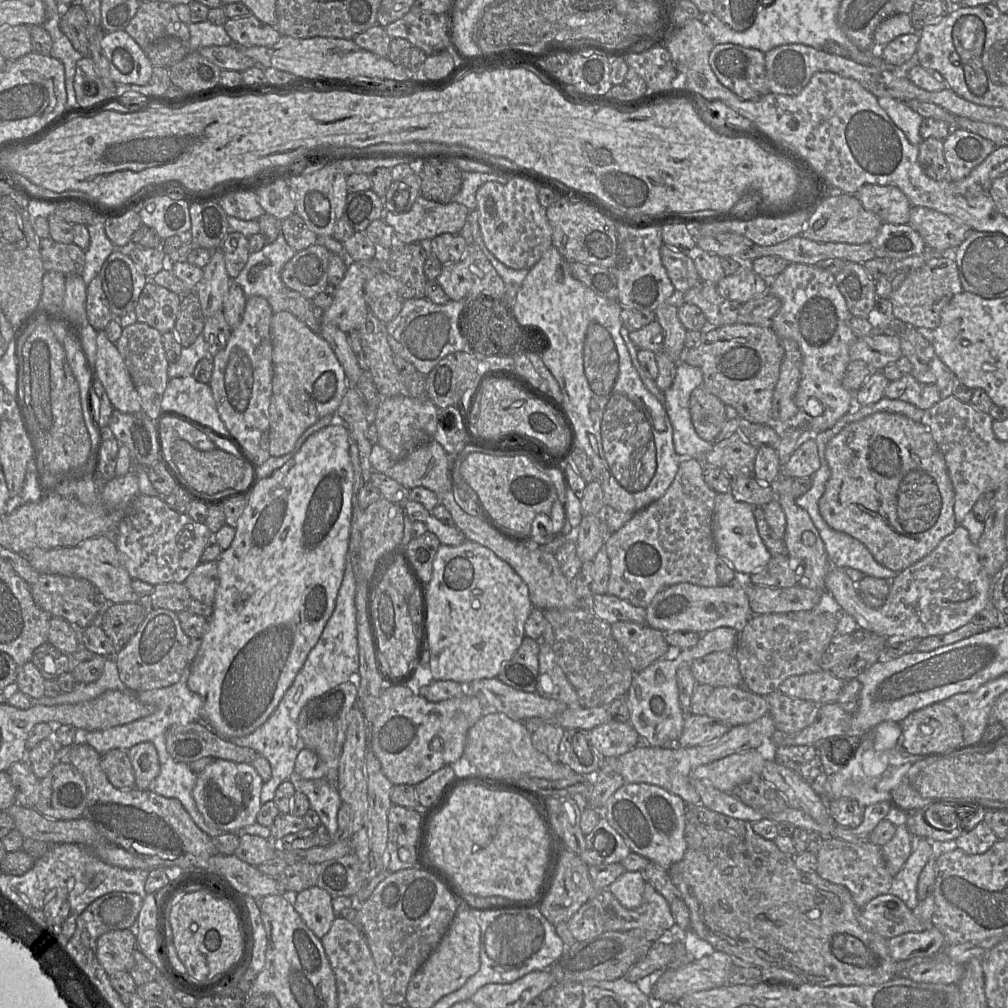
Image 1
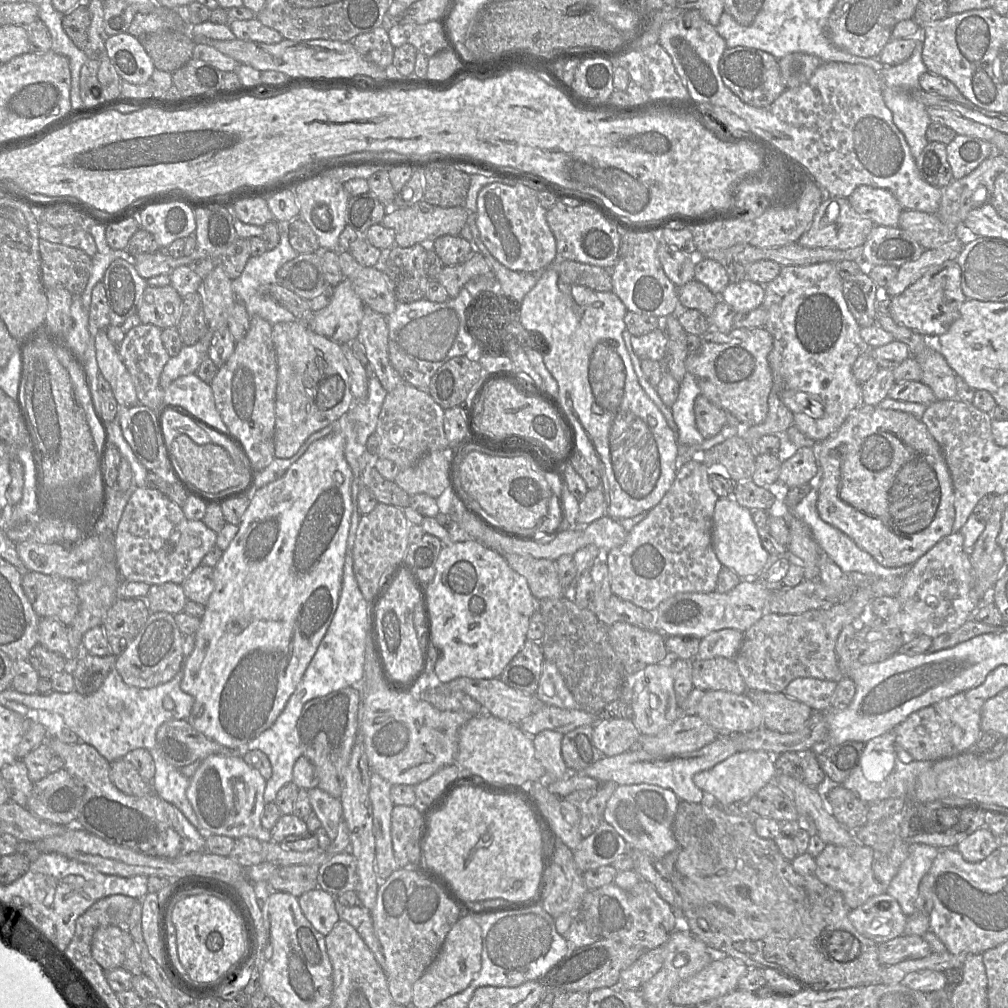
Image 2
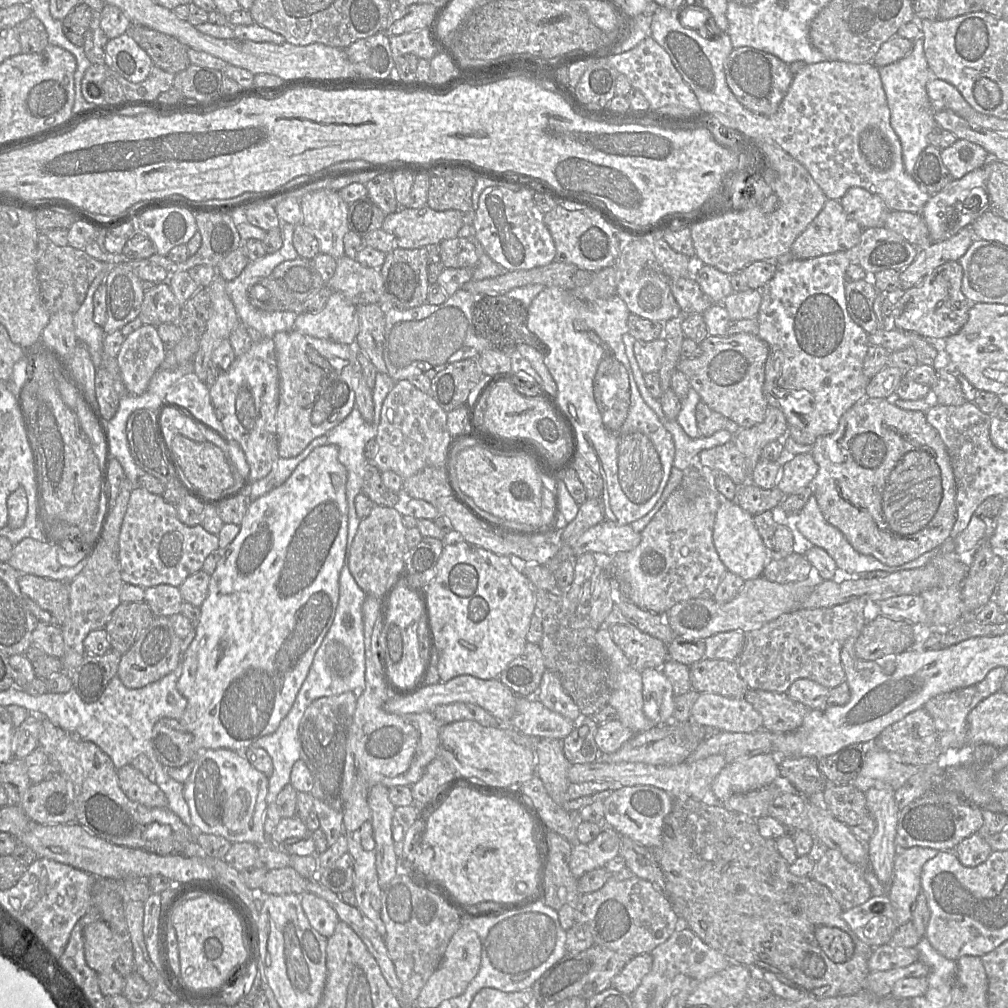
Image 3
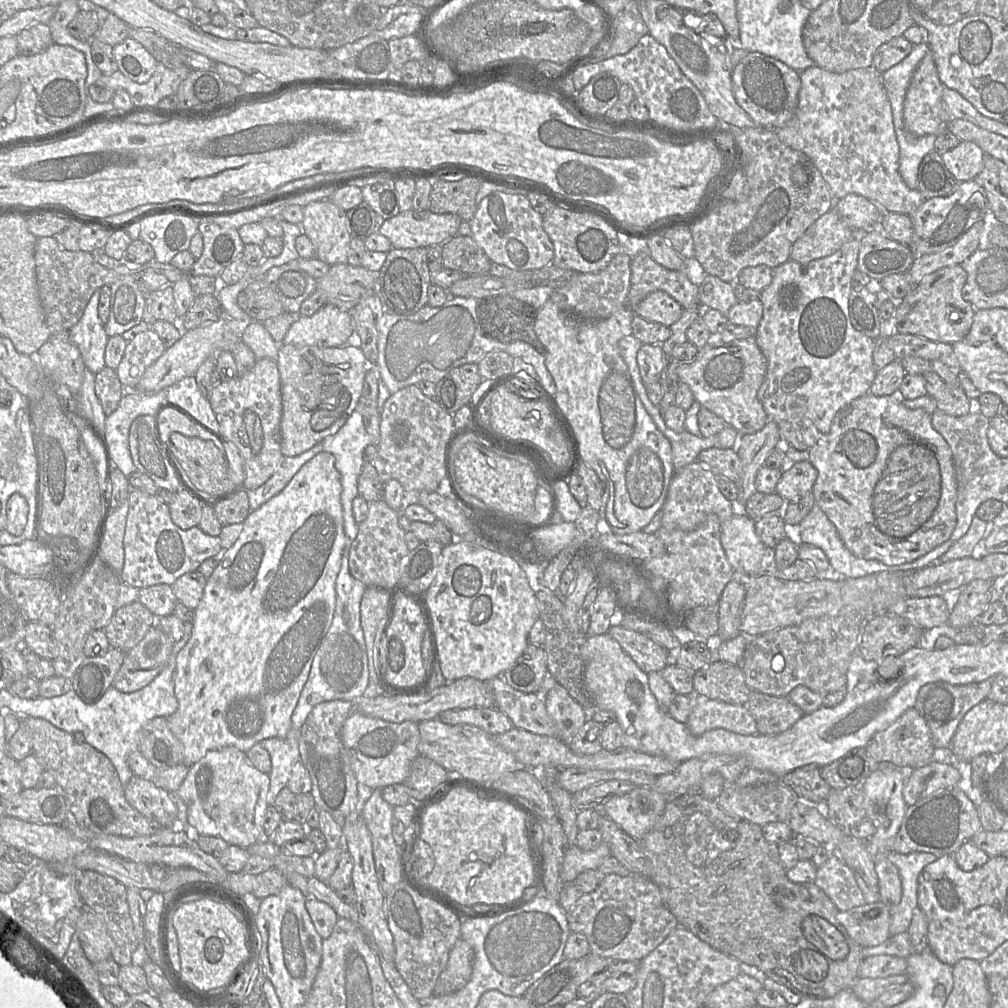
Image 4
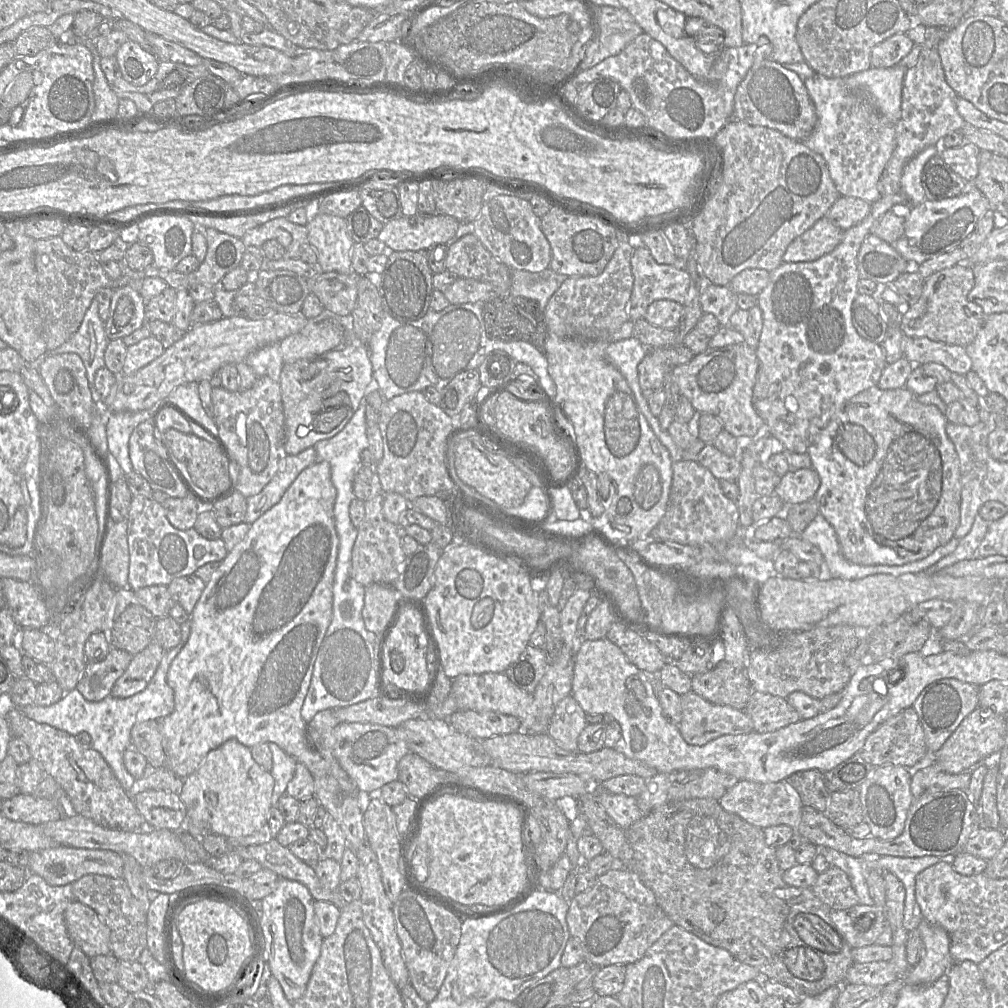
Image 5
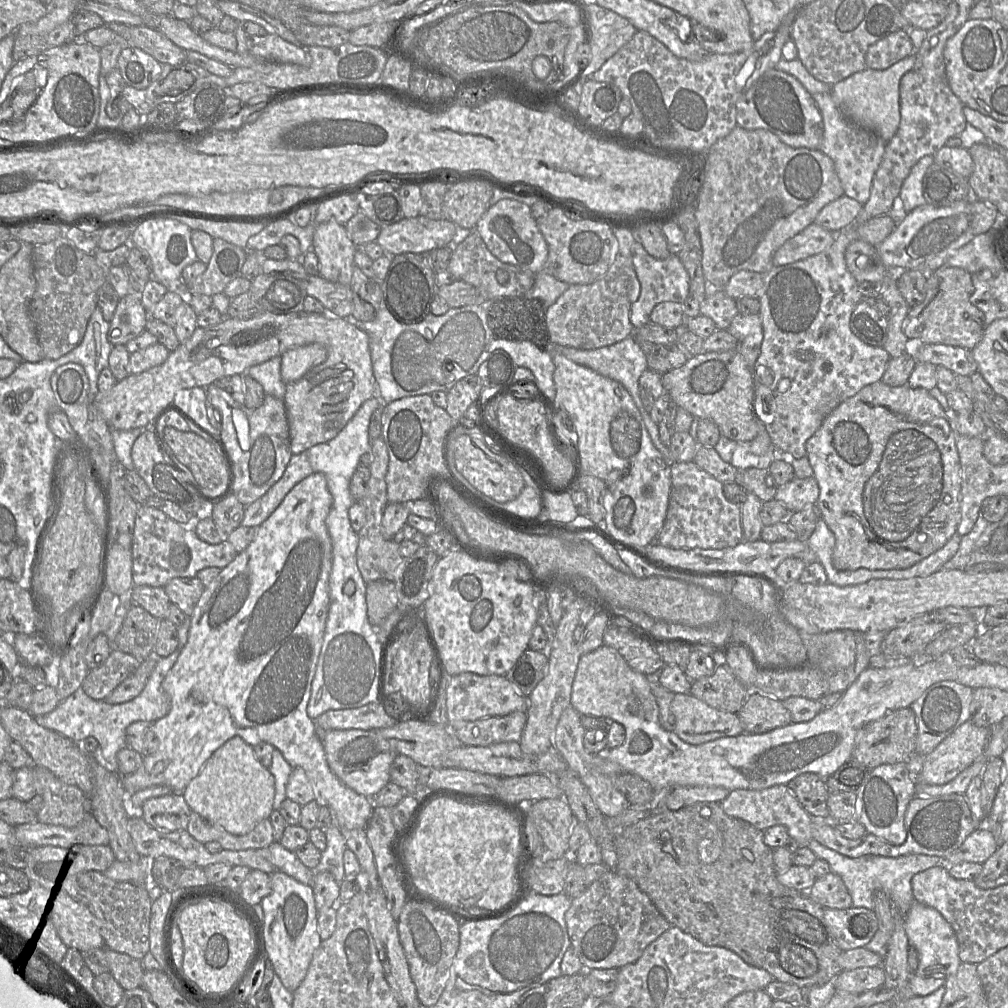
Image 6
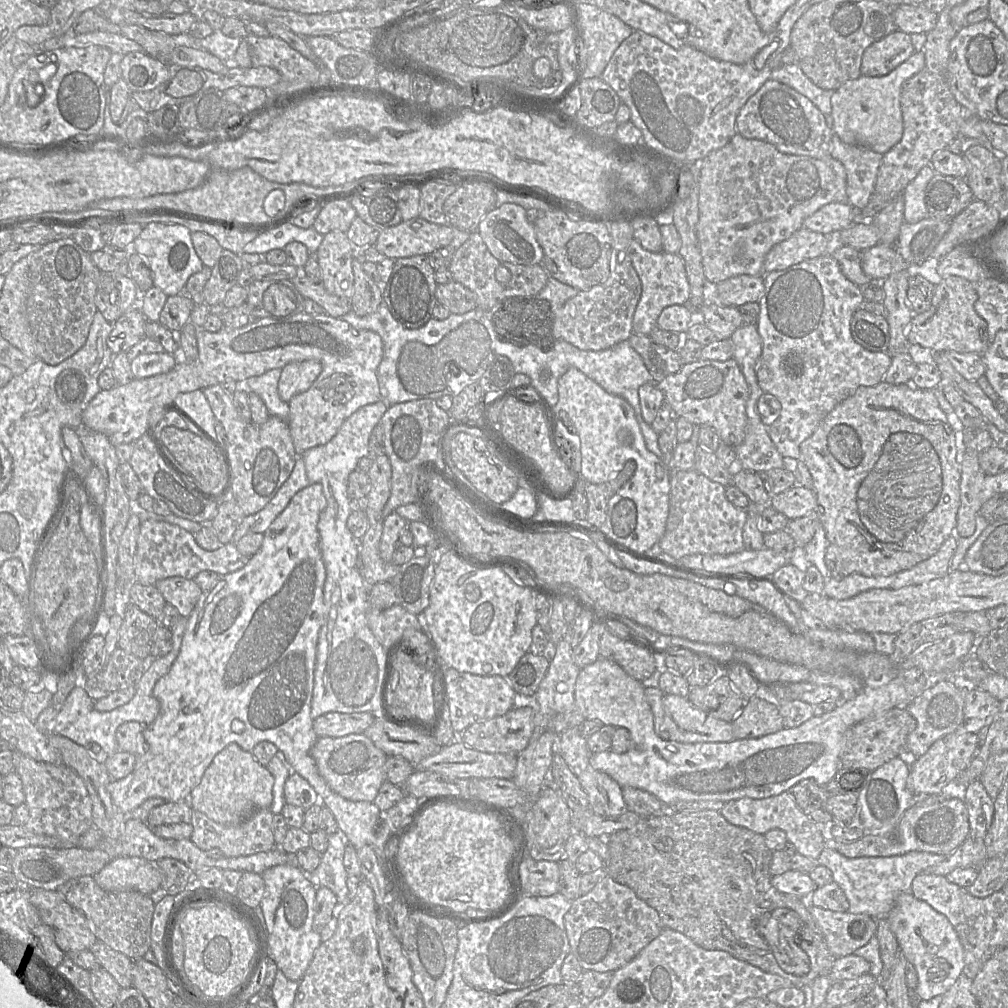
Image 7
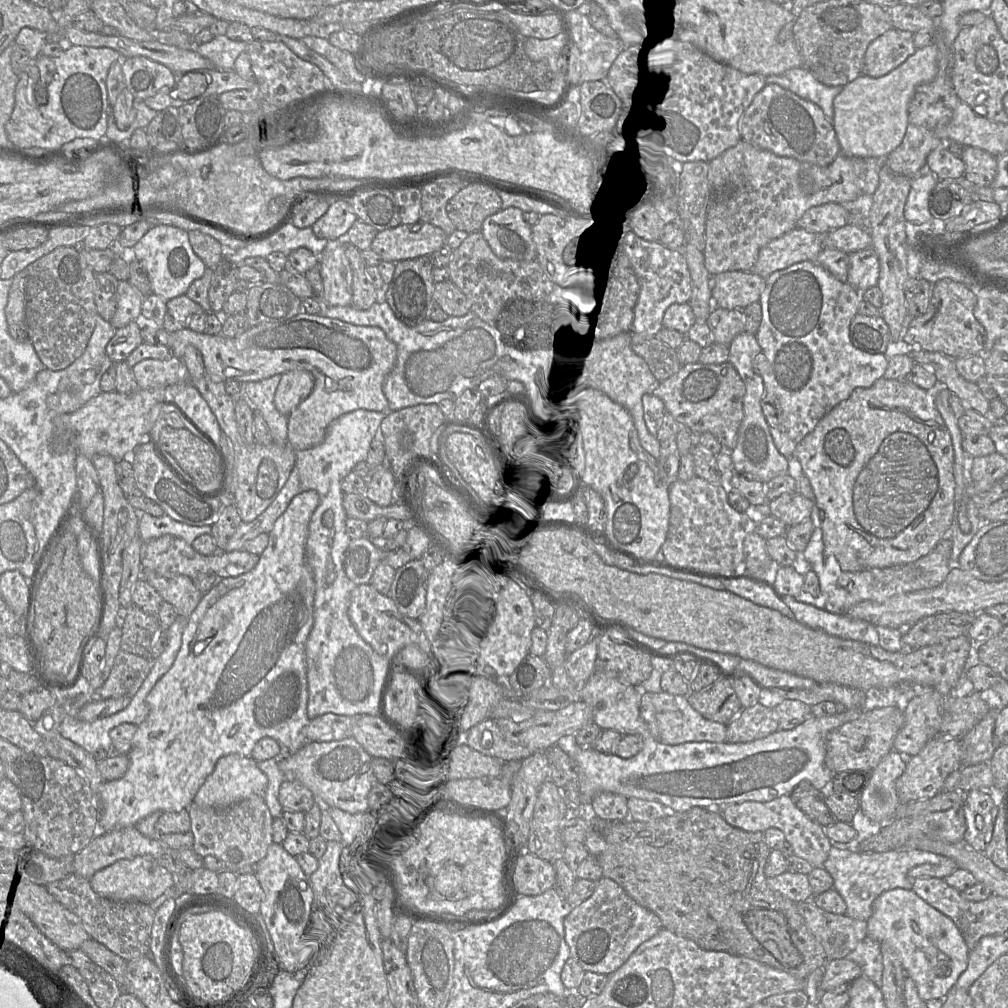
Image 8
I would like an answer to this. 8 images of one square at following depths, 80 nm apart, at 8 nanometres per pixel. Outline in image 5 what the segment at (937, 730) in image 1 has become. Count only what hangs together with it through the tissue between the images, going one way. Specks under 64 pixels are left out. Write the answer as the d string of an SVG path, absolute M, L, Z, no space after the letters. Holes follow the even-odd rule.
M912 707L906 708L886 720L867 737L863 747L856 754L872 767L895 765L910 768L922 761L928 751L924 730L915 710Z

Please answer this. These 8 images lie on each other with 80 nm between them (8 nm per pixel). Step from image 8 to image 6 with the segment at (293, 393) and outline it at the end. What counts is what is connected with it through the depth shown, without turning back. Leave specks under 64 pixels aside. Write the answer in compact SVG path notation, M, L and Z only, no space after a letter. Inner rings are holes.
M311 343L287 350L281 355L281 378L285 384L301 379L328 356L325 346Z

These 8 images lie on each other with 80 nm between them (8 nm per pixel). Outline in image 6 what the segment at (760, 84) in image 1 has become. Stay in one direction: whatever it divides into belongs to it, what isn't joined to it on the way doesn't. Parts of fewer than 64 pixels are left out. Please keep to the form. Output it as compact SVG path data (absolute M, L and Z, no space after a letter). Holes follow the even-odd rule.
M776 68L767 70L736 103L736 124L747 130L765 129L793 148L818 149L823 120L812 95L792 75Z

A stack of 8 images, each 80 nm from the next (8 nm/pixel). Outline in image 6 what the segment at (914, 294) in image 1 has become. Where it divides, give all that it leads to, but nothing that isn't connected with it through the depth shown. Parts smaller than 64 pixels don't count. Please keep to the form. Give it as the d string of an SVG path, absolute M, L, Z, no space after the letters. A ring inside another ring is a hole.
M942 266L927 279L926 296L916 307L910 308L903 332L911 349L921 344L944 344L974 349L983 337L985 315L970 302L974 292L971 274L962 268Z

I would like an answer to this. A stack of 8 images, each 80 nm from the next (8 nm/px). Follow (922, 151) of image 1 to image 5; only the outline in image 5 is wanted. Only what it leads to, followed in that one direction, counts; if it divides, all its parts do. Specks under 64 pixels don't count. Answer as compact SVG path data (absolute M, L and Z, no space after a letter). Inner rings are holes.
M939 155L931 157L921 173L921 185L925 198L929 201L959 196L966 190L967 183L953 172Z

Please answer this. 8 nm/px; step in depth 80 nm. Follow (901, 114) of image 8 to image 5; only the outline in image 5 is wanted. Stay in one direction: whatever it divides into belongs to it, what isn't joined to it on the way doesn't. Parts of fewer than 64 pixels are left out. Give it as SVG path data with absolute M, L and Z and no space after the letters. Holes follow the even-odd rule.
M899 63L888 68L870 67L844 79L849 89L863 93L882 116L896 124L901 117L902 87L907 70Z

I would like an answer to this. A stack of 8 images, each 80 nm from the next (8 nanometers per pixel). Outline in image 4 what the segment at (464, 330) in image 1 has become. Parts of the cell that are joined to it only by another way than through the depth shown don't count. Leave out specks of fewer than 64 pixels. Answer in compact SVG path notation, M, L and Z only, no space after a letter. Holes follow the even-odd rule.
M512 295L478 299L476 315L482 335L504 345L523 342L544 355L544 346L534 331L537 310Z

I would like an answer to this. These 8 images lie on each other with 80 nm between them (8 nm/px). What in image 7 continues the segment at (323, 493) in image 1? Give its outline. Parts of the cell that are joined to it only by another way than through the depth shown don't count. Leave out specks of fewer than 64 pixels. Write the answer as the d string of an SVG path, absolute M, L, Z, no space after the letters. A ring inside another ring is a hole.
M311 483L304 489L298 491L290 500L287 507L276 517L269 528L264 532L264 540L260 550L249 558L247 564L232 573L220 575L215 585L203 591L191 615L188 626L184 633L180 652L172 664L170 670L161 677L153 689L154 697L160 703L160 711L154 722L147 725L144 731L144 738L147 750L136 755L136 763L133 771L126 777L111 781L108 785L113 803L126 815L133 812L149 798L162 798L166 802L179 802L188 800L191 791L199 784L201 778L211 764L213 758L226 746L231 743L238 744L243 750L252 752L253 748L262 741L273 743L282 753L282 757L292 771L297 772L307 779L311 786L318 793L318 797L324 800L326 807L330 809L338 824L339 832L346 842L354 847L372 845L375 841L377 826L382 818L383 812L374 802L351 801L335 793L320 775L315 760L310 754L311 748L318 740L313 728L311 717L311 701L314 688L314 671L316 665L316 653L318 637L325 615L324 605L324 584L326 580L326 569L320 549L320 537L317 524L321 512L326 507L326 498L320 483Z

